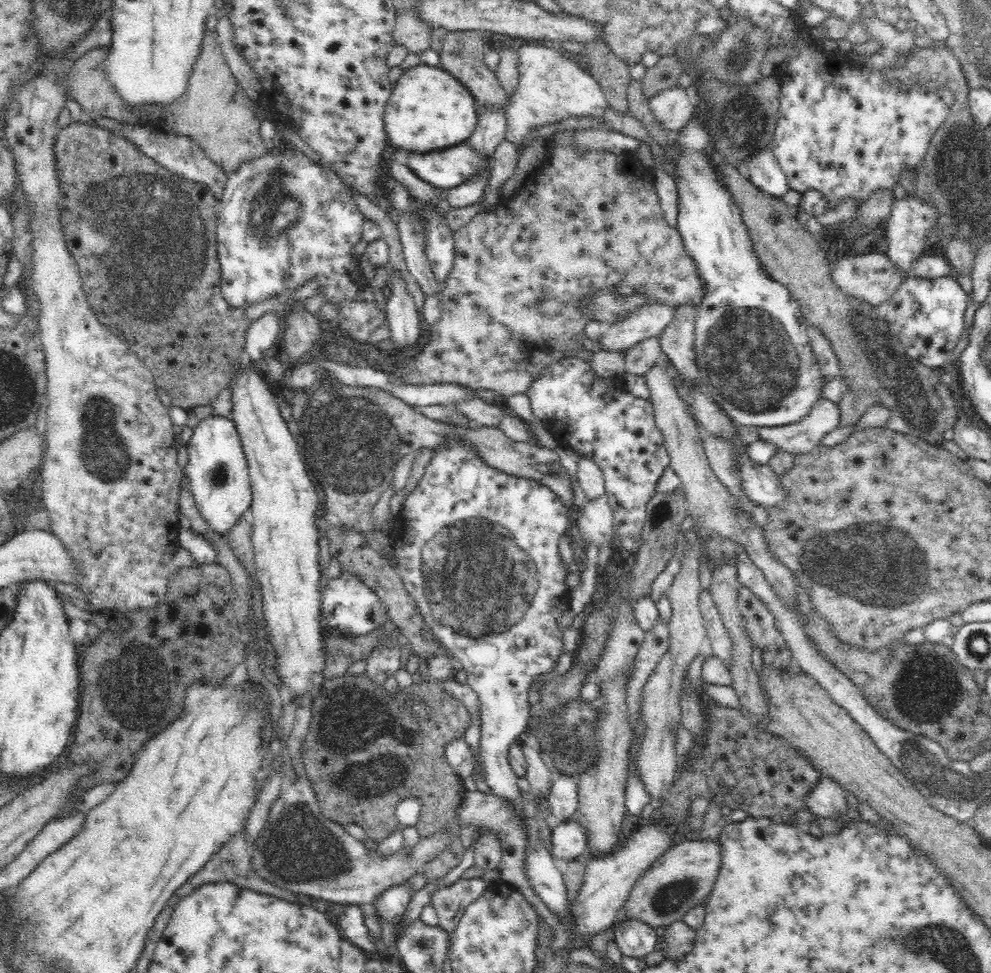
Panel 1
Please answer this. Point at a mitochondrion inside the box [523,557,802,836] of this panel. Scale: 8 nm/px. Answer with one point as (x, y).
(567, 741)

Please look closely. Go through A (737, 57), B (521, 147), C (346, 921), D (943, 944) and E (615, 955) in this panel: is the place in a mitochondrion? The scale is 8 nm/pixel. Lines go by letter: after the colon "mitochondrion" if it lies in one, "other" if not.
A: mitochondrion
B: other
C: other
D: mitochondrion
E: other

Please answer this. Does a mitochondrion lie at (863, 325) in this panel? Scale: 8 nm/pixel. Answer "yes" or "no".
yes

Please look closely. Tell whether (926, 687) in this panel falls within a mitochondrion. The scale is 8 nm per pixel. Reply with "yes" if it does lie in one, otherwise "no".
yes

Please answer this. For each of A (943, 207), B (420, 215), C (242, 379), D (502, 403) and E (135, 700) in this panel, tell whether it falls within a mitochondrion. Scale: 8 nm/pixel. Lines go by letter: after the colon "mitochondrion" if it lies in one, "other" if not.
A: mitochondrion
B: other
C: other
D: other
E: mitochondrion

